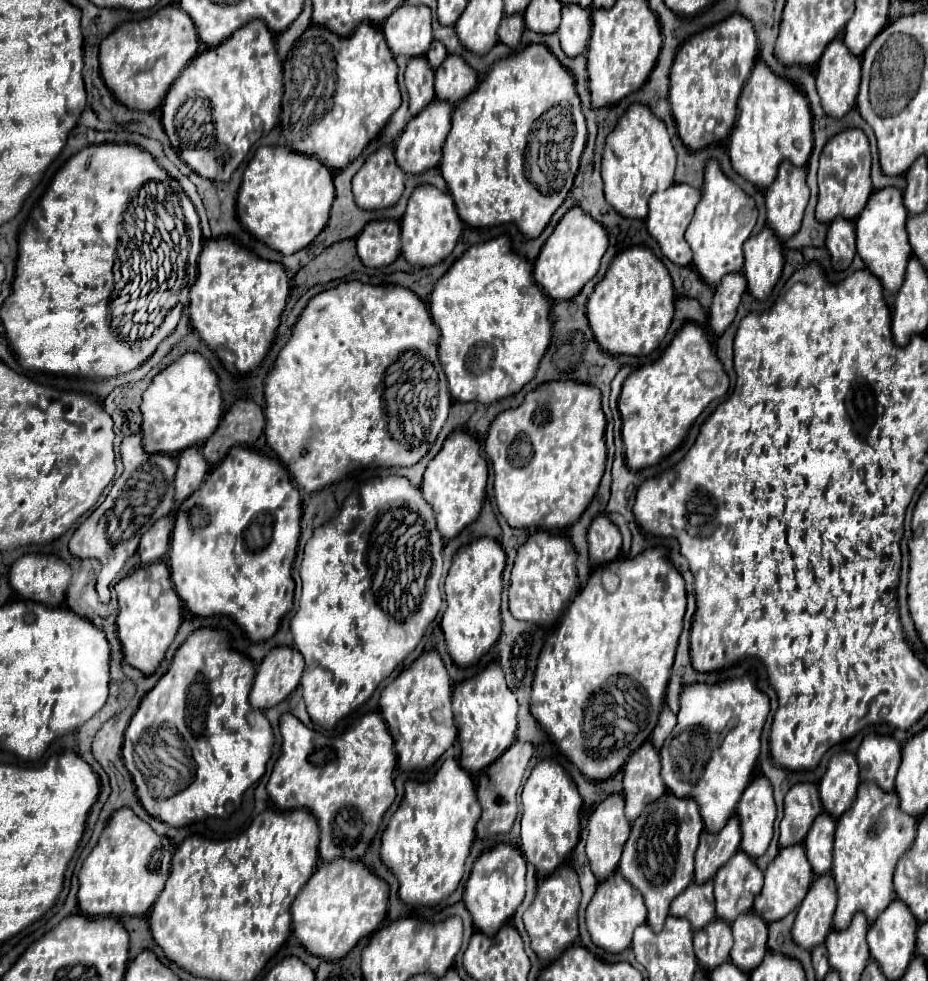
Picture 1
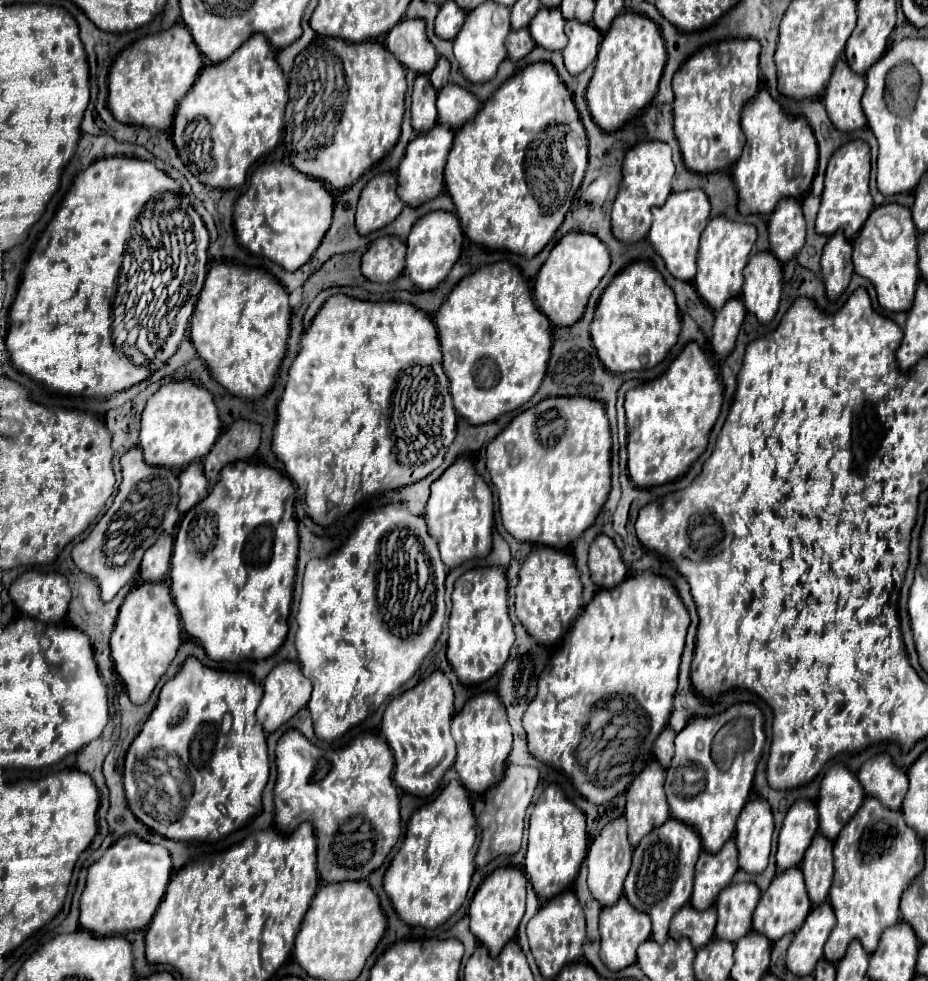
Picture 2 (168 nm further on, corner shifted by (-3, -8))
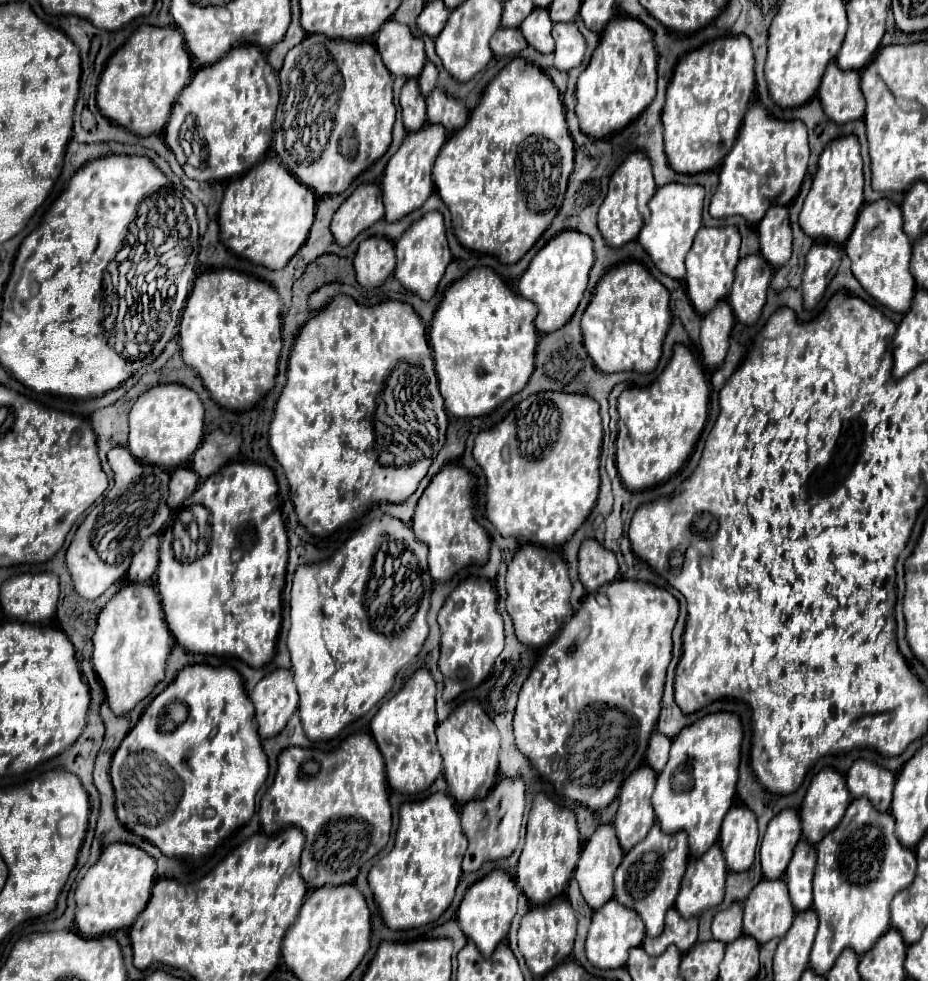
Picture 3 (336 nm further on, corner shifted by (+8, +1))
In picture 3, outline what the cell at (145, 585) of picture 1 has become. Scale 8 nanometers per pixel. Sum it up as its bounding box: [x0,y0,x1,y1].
[93,583,173,715]

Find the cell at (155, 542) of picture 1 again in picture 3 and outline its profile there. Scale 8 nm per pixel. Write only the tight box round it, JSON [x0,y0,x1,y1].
[127,535,159,583]

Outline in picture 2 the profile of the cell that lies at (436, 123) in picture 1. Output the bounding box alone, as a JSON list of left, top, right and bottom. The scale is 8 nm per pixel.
[398,122,454,206]

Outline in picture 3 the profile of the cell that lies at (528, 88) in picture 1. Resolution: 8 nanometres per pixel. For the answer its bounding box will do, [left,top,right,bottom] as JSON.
[433,59,573,265]

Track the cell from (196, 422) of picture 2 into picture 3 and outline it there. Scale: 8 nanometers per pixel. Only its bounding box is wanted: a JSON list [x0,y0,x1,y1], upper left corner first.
[129,385,203,471]

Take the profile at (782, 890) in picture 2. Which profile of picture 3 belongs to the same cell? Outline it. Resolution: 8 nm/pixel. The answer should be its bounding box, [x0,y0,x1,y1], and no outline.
[743,879,795,945]

